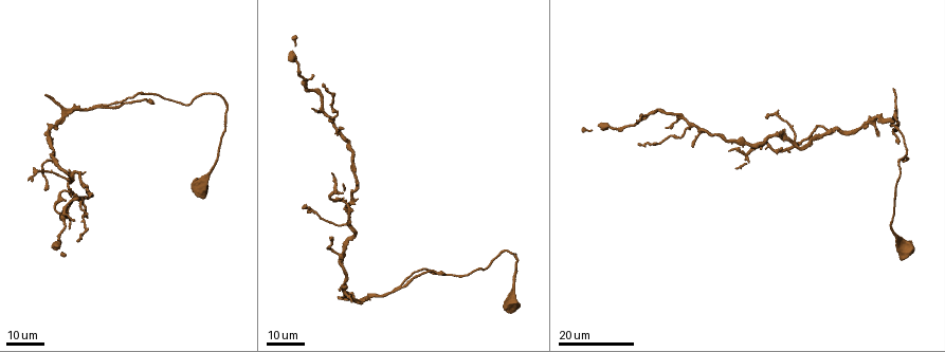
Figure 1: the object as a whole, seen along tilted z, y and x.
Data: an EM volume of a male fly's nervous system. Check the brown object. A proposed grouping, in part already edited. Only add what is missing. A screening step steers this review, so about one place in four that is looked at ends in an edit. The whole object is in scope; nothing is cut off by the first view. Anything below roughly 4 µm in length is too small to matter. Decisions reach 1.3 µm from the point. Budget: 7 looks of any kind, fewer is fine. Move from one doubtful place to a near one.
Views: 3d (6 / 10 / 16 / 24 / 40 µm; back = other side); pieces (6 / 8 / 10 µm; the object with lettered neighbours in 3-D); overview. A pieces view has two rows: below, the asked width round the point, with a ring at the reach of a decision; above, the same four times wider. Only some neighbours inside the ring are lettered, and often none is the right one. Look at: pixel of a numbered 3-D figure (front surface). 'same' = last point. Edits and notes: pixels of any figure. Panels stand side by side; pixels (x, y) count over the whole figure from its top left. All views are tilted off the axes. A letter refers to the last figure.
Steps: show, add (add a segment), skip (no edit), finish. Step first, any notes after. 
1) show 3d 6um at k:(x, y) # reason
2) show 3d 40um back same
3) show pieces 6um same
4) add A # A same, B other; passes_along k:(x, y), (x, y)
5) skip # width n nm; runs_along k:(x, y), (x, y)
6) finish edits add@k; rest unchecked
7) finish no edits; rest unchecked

show 3d 16um at 1:(879, 136) # branch stops here

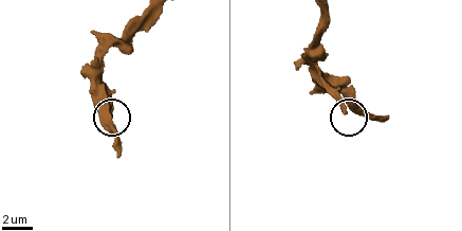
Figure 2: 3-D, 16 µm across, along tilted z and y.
show pieces 6um at 2:(343, 113)

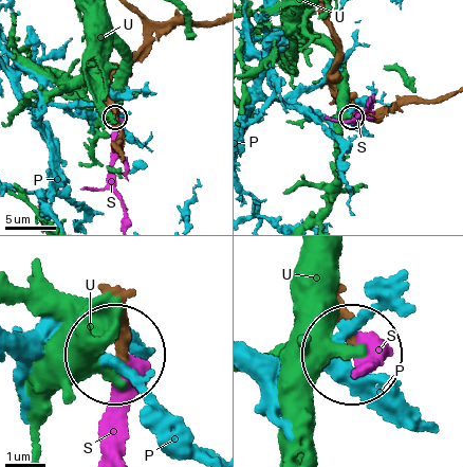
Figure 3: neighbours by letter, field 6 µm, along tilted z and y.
add S # P other, S same, U other; it goes on there

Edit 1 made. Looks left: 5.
show overview

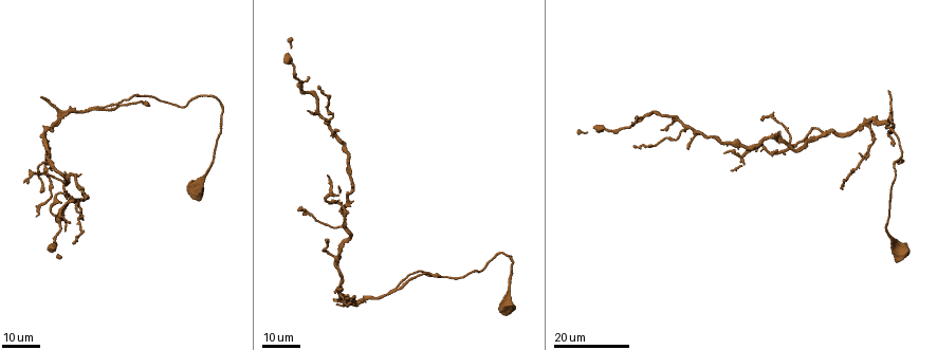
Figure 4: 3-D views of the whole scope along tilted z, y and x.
show 3d 16um at 4:(333, 298) # an open end

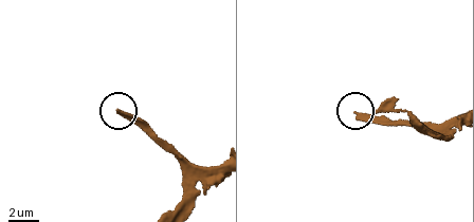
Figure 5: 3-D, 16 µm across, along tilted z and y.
show pieces 8um at 5:(120, 111) # what lies round it

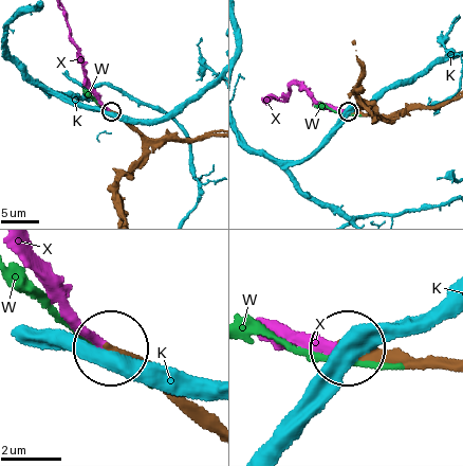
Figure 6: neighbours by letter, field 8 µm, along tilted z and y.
add X # K other, W other, X same; passes_along 6:(431, 356), (343, 345), (271, 319); the cell continues

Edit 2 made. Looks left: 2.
show 3d 16um at 4:(338, 131) # free end

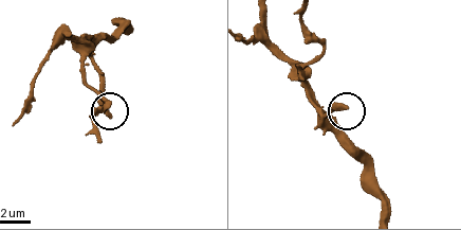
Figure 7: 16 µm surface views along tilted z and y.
show pieces 10um at 7:(343, 108)

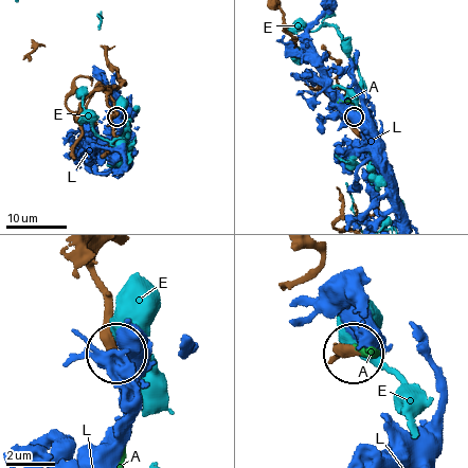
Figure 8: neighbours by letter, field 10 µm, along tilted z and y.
add A # A same, E other, L other; it goes on there

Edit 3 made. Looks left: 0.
finish edits add@3, add@6, add@8; rest unchecked

